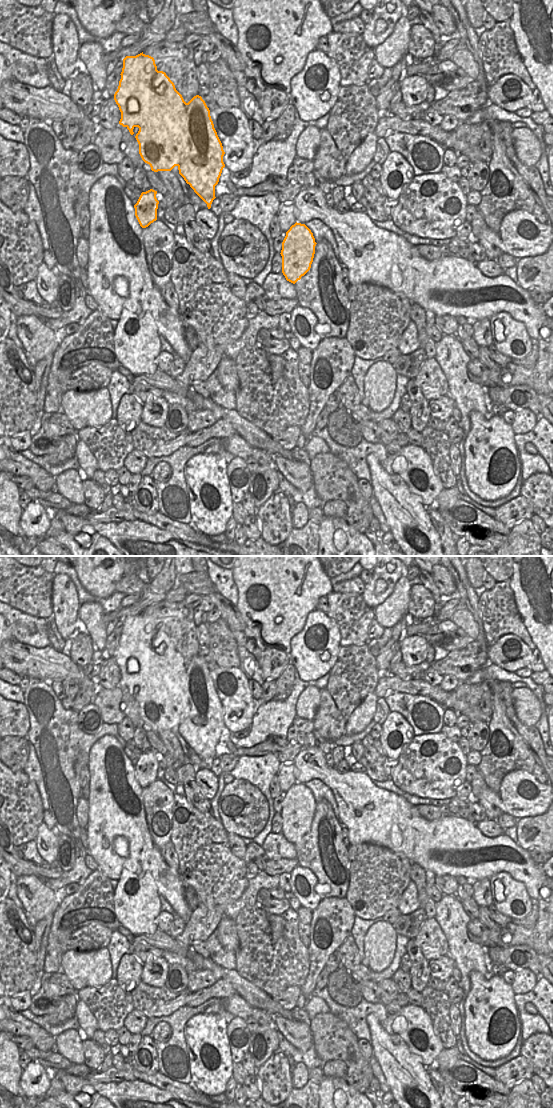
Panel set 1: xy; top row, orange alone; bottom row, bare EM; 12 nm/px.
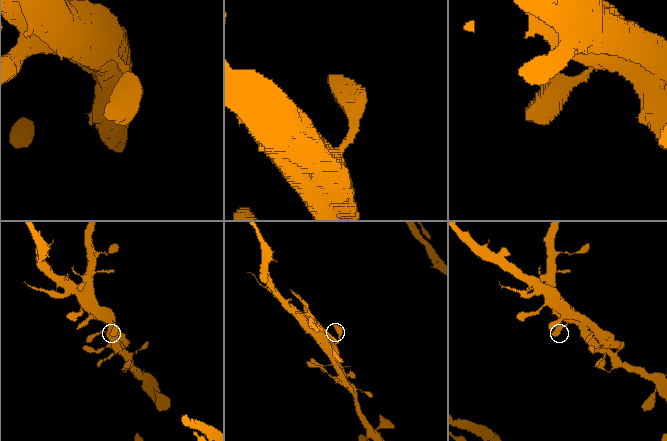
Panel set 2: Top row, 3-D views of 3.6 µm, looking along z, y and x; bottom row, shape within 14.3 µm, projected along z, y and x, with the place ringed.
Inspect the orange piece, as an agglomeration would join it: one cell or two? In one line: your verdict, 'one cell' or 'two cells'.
two cells

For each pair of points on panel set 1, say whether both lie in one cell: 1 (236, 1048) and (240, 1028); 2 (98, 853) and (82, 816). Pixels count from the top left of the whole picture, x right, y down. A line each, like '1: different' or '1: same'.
1: same
2: different

